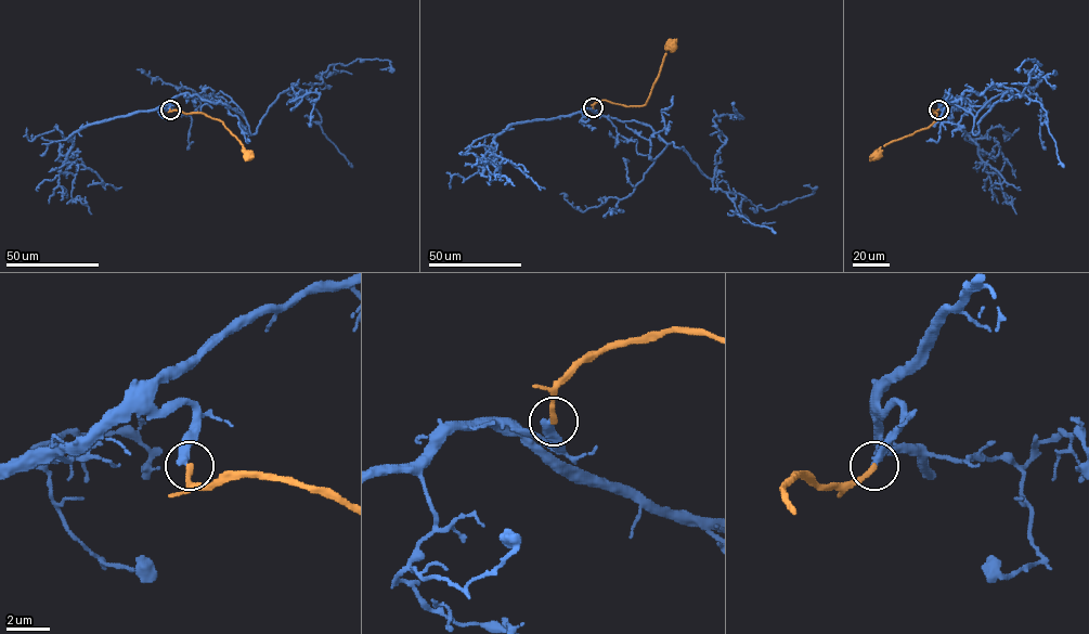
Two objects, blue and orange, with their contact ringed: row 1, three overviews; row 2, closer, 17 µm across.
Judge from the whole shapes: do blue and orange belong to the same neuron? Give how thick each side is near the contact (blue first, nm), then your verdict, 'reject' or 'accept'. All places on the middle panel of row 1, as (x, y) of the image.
380/280 nm | reject

